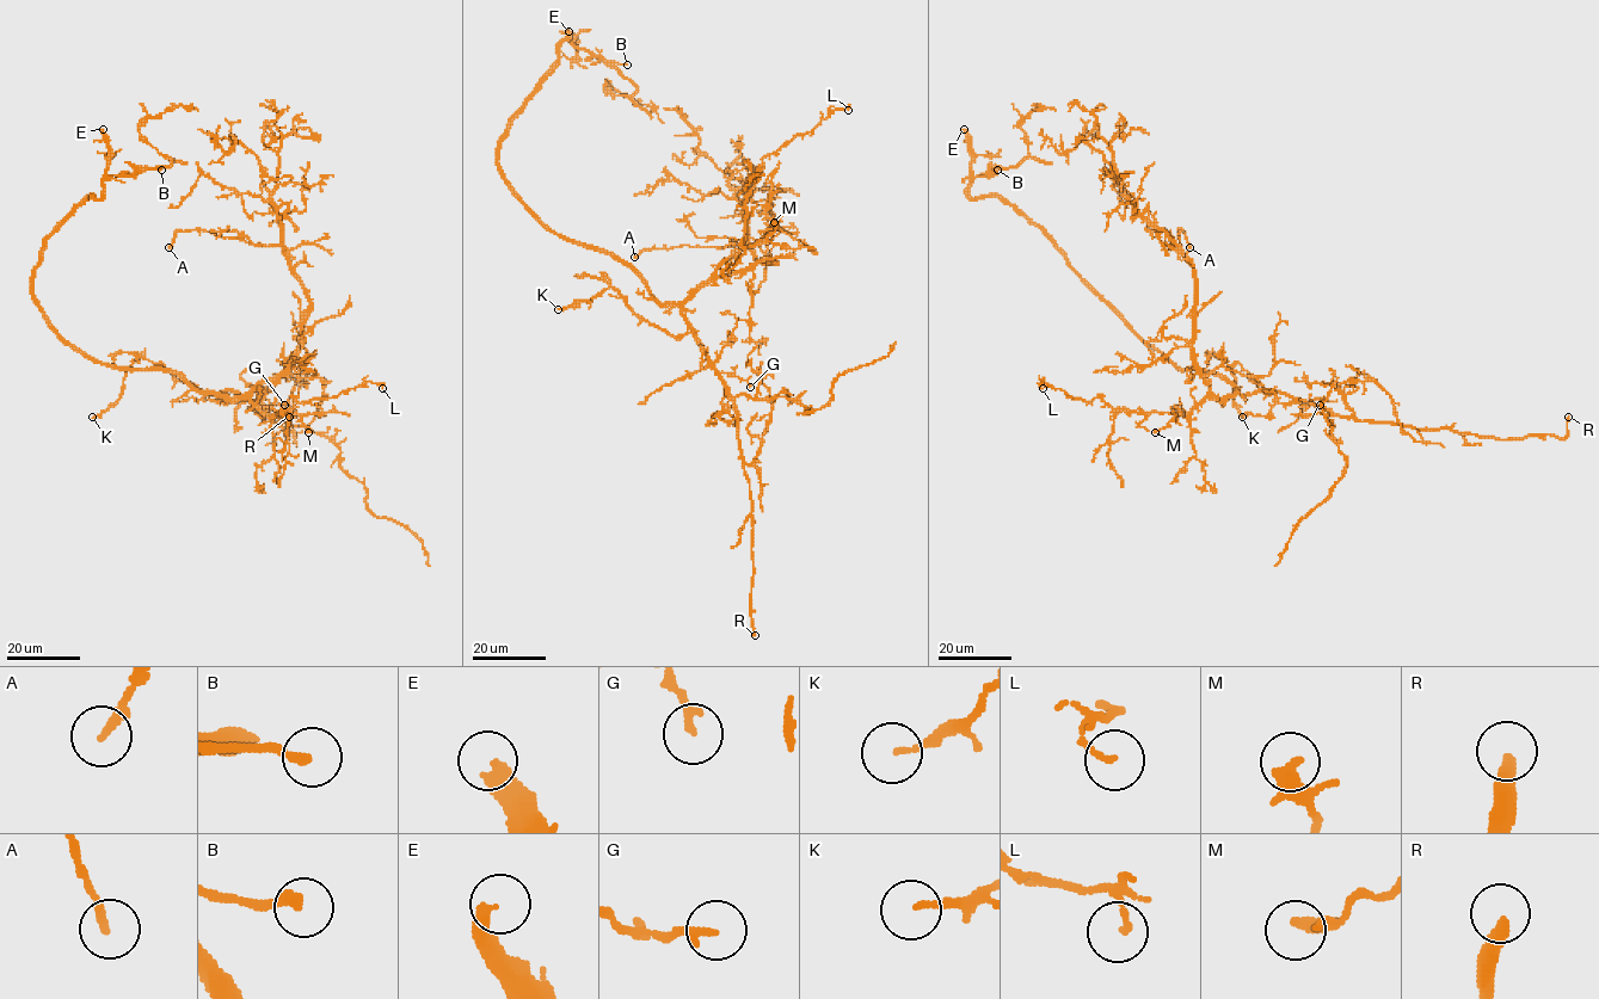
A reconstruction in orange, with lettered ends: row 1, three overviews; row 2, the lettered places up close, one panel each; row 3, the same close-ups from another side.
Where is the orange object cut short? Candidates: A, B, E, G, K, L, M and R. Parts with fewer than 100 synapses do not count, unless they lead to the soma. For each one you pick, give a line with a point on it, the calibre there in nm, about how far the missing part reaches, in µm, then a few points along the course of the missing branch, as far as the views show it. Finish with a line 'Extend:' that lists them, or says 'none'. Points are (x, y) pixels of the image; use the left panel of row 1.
E: place (103, 129); calibre 380 nm; missing 120 µm
R: place (289, 417); calibre 360 nm; missing 15 µm; course (289, 417), (291, 398), (299, 398), (295, 402)
Extend: E, R

